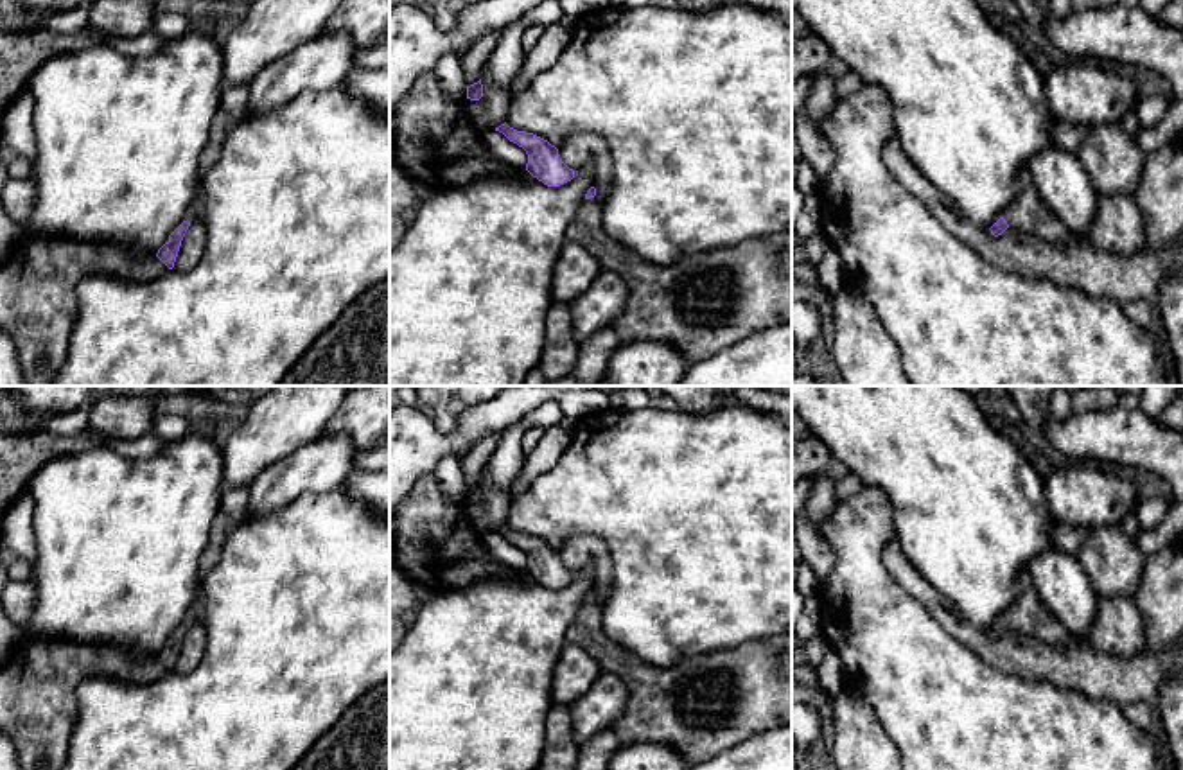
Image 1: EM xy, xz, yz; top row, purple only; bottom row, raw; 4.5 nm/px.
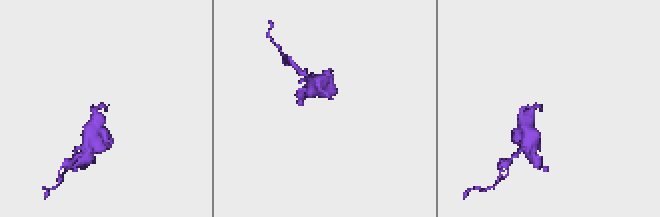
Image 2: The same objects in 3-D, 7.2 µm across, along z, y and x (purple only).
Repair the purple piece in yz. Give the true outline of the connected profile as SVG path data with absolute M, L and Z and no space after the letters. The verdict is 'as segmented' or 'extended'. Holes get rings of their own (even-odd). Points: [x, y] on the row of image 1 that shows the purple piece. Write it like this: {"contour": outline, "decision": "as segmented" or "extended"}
{"contour": "M1034 185L1021 190L1018 199L989 230L995 237L998 237L1007 228L1063 246L1077 246L1088 242L1086 239L1068 232L1061 224L1057 215L1052 212L1052 208Z", "decision": "extended"}

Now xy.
{"contour": "M194 206L188 208L183 223L169 235L169 241L158 249L156 257L169 267L174 267L181 241L188 226L197 219Z", "decision": "extended"}

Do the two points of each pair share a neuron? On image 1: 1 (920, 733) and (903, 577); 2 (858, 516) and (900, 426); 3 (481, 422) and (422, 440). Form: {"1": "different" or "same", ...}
{"1": "different", "2": "different", "3": "same"}

